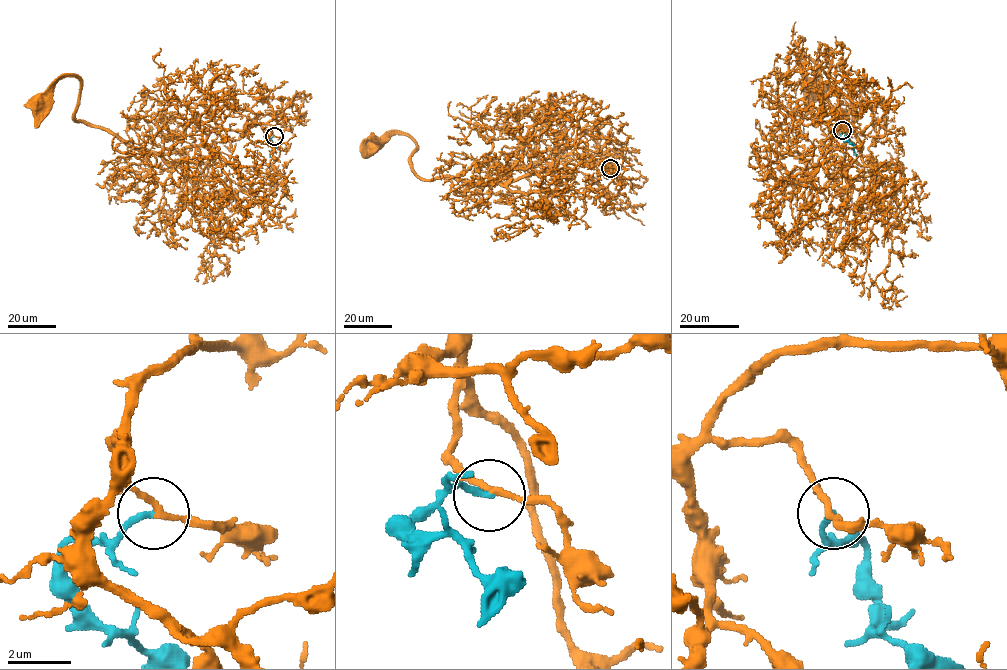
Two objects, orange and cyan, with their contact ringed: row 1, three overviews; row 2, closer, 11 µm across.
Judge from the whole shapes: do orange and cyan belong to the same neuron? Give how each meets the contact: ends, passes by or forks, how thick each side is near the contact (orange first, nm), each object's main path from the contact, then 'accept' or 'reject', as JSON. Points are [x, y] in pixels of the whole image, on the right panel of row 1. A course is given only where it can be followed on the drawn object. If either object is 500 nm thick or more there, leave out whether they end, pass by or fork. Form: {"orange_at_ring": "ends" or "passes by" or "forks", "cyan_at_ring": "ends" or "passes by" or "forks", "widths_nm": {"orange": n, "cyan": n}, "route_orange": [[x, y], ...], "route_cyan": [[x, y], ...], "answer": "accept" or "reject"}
{"orange_at_ring": "passes by", "cyan_at_ring": "ends", "widths_nm": {"orange": 190, "cyan": 200}, "route_orange": [[842, 130], [818, 119], [841, 119], [859, 150], [856, 115], [830, 103], [802, 56], [814, 88]], "route_cyan": [[842, 130], [856, 155]], "answer": "reject"}

